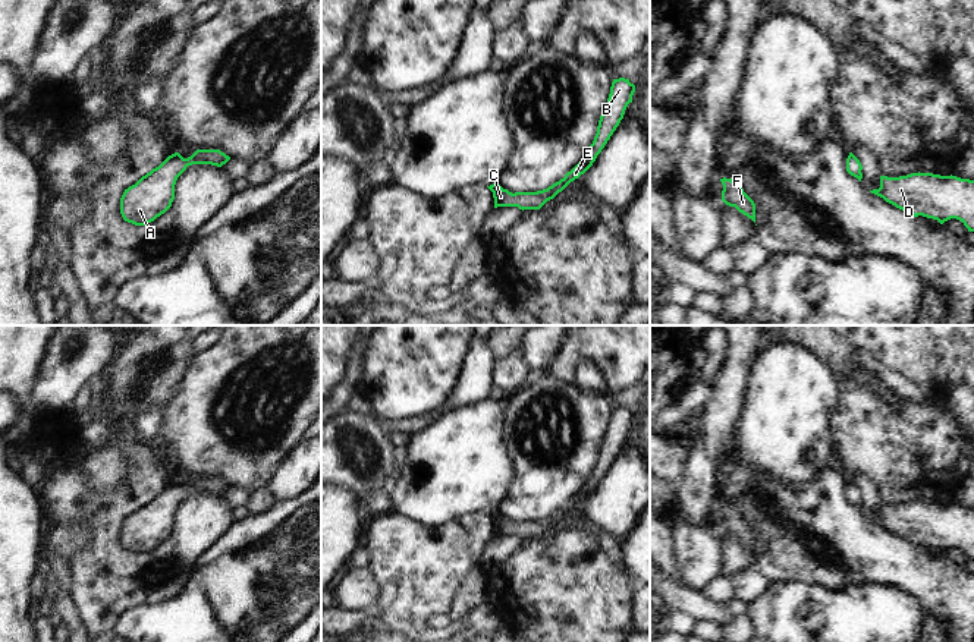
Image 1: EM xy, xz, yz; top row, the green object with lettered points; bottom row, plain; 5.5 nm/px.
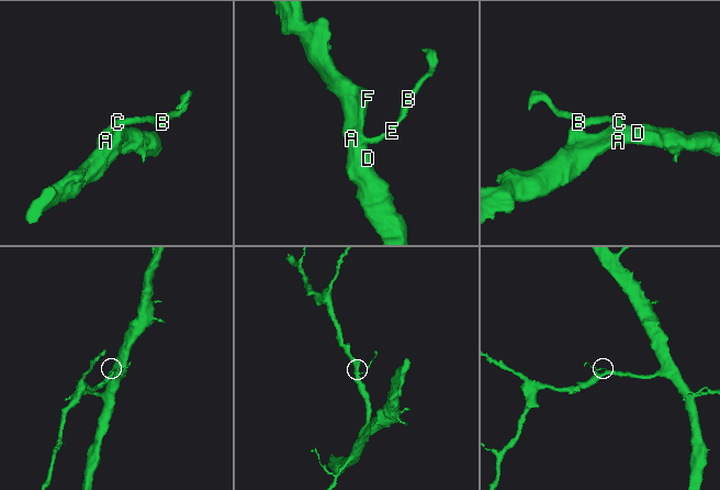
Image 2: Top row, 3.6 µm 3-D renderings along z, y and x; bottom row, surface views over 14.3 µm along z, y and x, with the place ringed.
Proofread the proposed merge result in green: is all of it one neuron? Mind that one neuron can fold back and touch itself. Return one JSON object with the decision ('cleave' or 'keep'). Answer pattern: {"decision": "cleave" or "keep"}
{"decision": "keep"}

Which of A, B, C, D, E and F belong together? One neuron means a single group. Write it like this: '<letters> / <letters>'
A B C D E F

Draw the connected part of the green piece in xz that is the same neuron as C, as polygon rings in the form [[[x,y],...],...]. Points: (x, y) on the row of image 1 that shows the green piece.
[[[619,78],[613,79],[610,94],[603,113],[598,120],[597,133],[594,136],[590,150],[582,155],[581,161],[565,174],[563,179],[553,183],[547,189],[537,192],[509,192],[503,189],[497,182],[487,186],[493,192],[494,208],[497,207],[518,207],[519,210],[540,210],[547,201],[553,199],[562,192],[571,182],[584,174],[596,161],[620,120],[623,119],[625,110],[632,103],[635,85],[629,79]]]

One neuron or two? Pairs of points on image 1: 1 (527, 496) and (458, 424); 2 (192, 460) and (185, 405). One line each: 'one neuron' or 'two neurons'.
1: two neurons
2: one neuron

